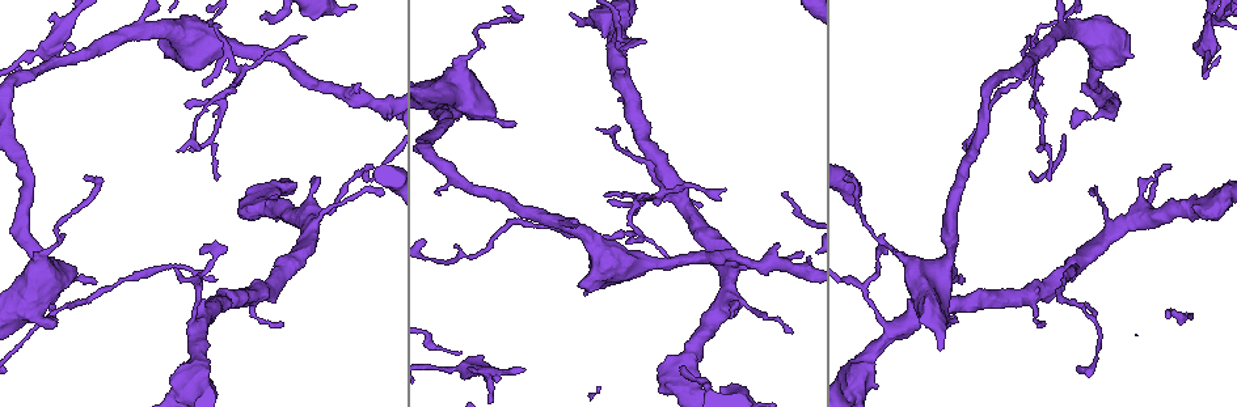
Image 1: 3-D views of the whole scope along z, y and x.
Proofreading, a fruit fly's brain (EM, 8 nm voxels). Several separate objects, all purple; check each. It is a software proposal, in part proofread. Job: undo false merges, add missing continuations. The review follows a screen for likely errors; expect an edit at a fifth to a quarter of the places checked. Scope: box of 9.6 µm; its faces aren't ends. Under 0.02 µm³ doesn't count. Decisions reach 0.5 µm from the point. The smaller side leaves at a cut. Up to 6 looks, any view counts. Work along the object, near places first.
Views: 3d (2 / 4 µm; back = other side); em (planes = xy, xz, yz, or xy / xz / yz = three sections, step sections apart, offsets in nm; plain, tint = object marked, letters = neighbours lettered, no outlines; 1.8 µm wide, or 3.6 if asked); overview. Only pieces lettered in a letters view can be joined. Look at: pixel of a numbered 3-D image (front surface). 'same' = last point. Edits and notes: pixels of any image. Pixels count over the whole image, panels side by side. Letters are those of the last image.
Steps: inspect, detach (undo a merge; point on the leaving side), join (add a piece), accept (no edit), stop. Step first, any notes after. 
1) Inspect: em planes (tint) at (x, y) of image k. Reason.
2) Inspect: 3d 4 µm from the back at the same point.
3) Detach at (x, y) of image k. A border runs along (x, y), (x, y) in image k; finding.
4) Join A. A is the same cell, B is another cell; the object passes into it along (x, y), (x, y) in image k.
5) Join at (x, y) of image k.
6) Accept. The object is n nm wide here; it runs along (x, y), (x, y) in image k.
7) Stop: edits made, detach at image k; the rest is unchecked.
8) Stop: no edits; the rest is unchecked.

Inspect: 3d 4 µm at (1208, 203) of image 1. A fork.

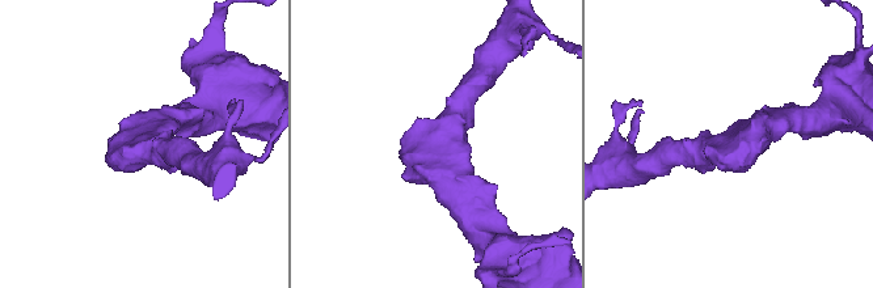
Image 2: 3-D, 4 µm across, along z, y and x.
Inspect: em planes (letters) at (727, 146) of image 2.

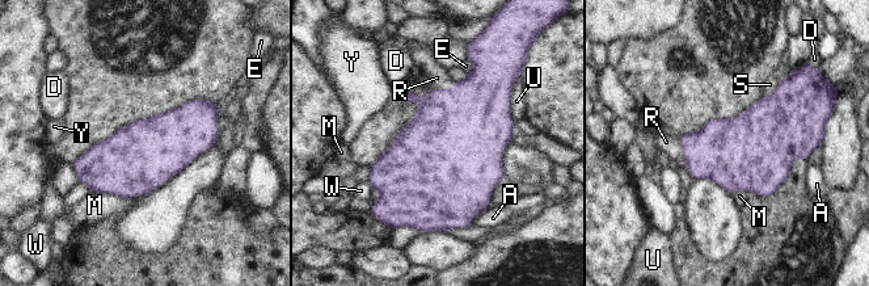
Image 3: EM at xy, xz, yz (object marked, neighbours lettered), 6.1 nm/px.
Join R. R is the same cell, A, D, E, M, S, U, W and Y are other cells; the object passes into it along (724, 151), (683, 152), (666, 142) in image 3; the cell continues.

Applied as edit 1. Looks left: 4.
Inspect: em 3.6 µm xy step 4 (letters) at (262, 20) of image 1. Free end.

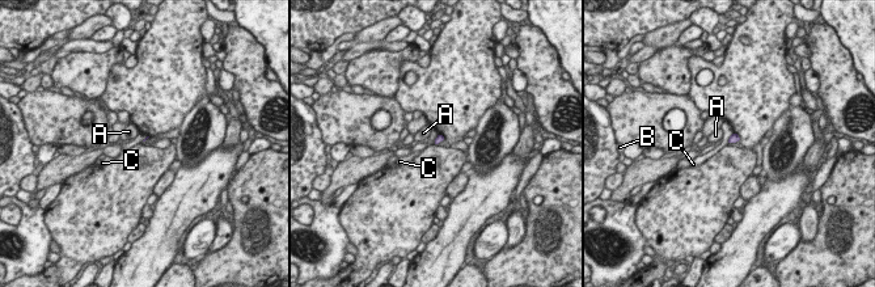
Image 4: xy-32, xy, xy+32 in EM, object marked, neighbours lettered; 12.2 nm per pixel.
Accept. The longest contact is with C, 170 nm; A, B and C are other cells; a border runs along (734, 133), (727, 143) in image 4; none of them fits.

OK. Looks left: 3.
Inspect: em planes (tint) at (1076, 268) of image 1. A narrow waist.

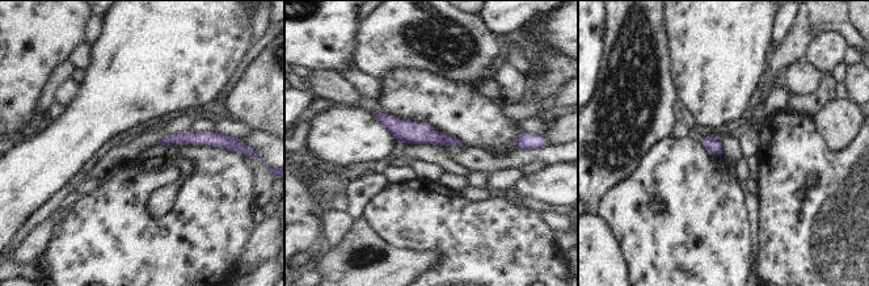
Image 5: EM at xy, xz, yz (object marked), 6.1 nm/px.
Inspect: em planes (letters) at the same point.

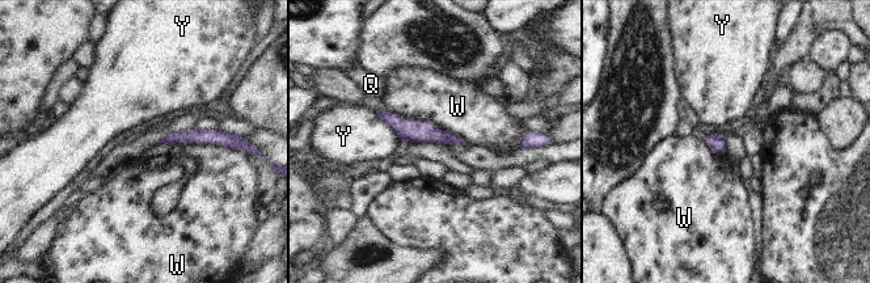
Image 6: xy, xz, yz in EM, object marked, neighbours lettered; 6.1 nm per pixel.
Accept. The object is 50 nm wide here; Q, W and Y are other cells; it runs along (381, 114), (404, 129), (453, 139) in image 6; all the same cell.

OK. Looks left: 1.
Stop: edits made, join at image 3; the rest is unchecked.

